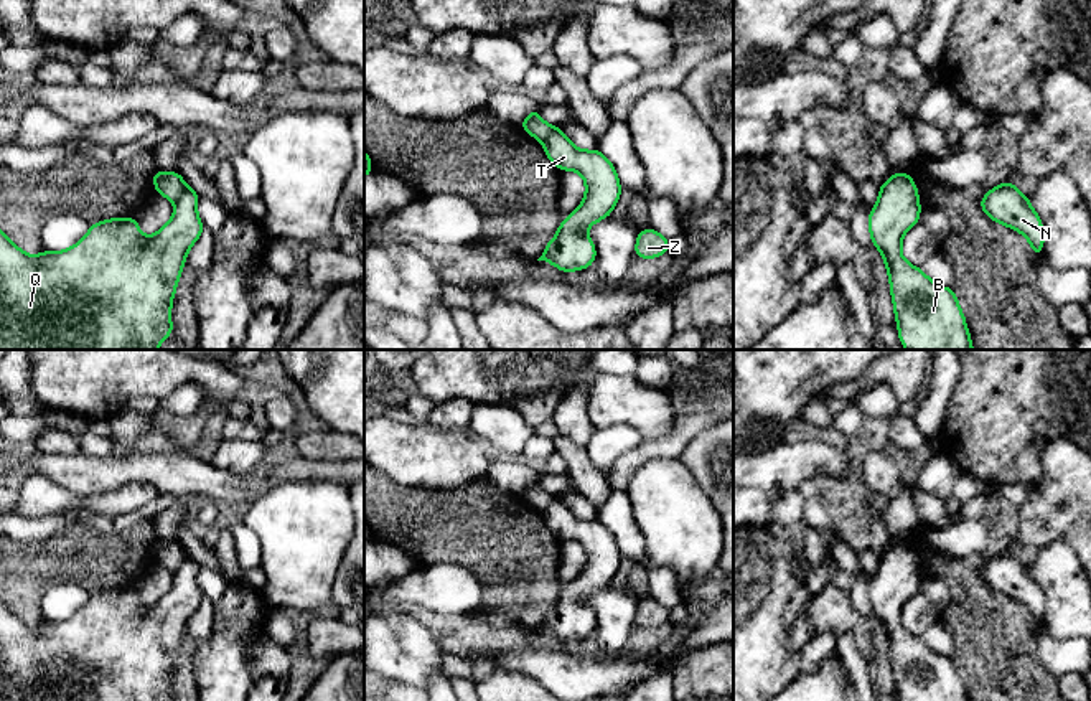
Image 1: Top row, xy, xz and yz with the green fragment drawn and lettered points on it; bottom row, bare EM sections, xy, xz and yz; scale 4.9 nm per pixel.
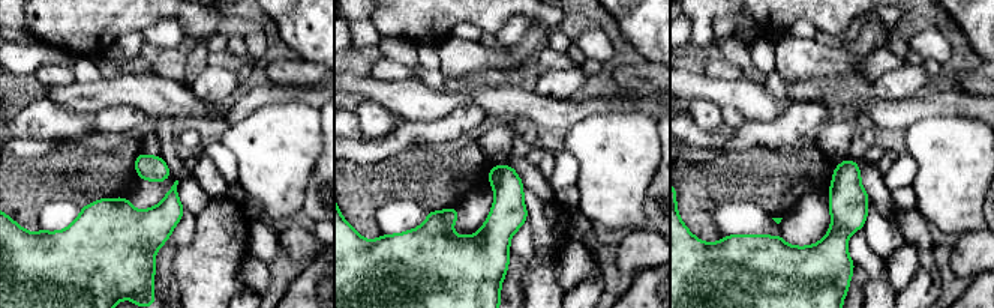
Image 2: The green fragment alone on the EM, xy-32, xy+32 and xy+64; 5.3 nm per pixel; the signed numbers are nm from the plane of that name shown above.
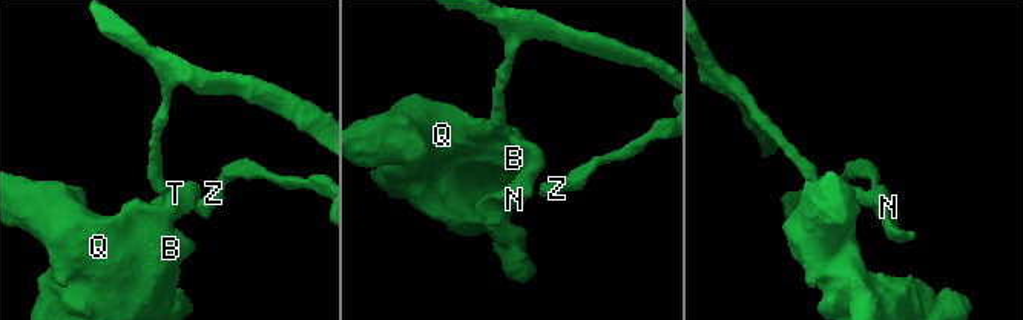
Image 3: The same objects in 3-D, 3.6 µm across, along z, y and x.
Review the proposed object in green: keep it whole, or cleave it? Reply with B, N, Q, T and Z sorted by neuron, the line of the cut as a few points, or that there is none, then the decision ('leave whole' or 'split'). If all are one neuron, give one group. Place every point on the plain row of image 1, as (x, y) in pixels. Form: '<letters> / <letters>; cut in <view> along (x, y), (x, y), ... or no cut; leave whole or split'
B N Q T / Z; cut in xy along (185, 553), (173, 569); split

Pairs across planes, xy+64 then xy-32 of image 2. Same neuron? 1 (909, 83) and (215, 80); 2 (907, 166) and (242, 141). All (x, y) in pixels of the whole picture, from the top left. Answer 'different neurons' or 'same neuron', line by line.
1: same neuron
2: different neurons

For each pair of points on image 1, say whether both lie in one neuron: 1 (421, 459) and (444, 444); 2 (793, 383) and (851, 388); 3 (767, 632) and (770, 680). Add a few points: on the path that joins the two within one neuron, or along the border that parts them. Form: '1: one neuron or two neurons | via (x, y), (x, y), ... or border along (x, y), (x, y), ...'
1: one neuron | via (426, 456), (432, 456), (439, 449)
2: two neurons | border along (864, 370), (856, 378), (833, 383), (823, 398)
3: one neuron | via (767, 644), (767, 668)

